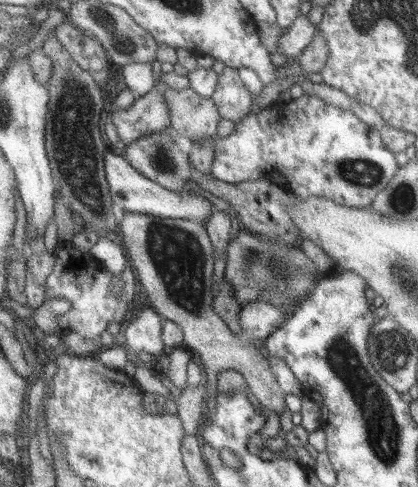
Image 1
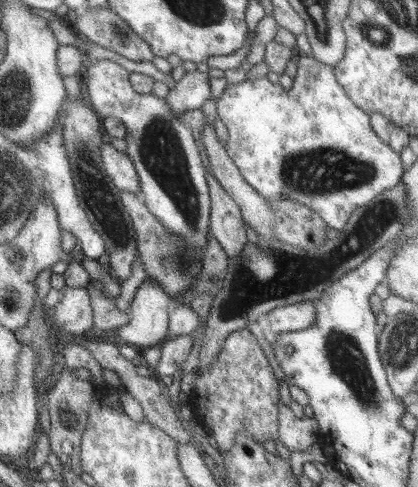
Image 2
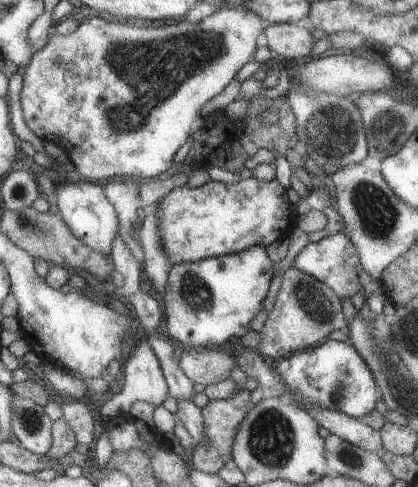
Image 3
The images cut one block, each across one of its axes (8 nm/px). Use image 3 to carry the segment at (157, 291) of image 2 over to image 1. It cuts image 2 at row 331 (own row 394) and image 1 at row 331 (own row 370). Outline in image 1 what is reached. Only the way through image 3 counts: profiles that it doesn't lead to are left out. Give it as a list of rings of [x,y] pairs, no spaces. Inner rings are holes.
[[[139,308],[135,318],[127,324],[123,330],[125,344],[123,348],[129,352],[147,352],[151,356],[163,356],[167,350],[161,340],[161,314],[157,314],[153,308]]]

